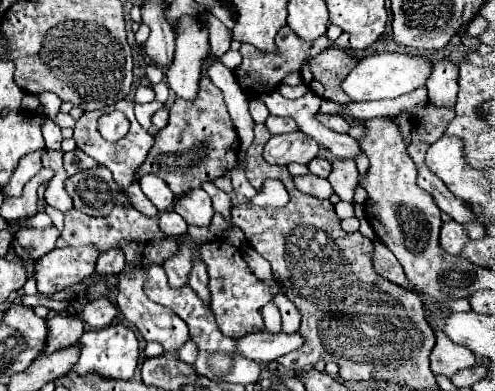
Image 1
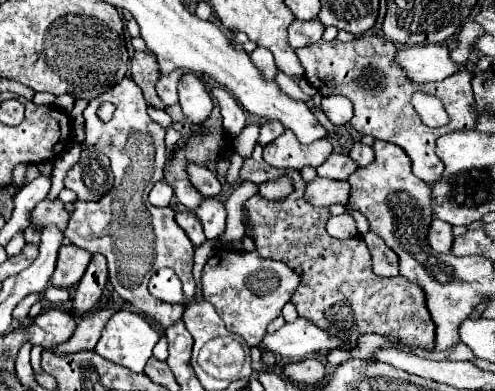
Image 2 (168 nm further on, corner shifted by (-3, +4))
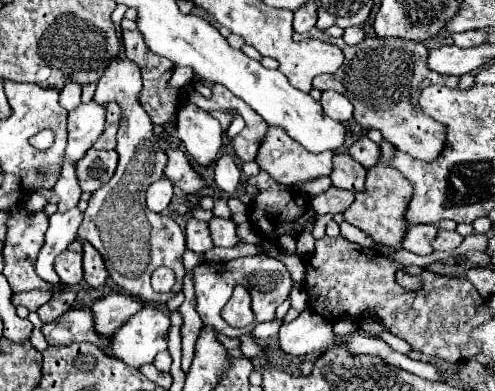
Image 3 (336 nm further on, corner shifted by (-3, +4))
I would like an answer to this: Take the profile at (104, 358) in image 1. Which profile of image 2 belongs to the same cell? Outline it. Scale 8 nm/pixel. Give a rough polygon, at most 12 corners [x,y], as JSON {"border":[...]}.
{"border":[[142,315],[110,317],[94,351],[144,373],[160,333]]}

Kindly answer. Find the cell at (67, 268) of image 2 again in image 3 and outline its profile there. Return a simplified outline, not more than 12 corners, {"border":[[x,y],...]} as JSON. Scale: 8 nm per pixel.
{"border":[[64,251],[54,269],[66,285],[78,285],[84,277],[82,253]]}

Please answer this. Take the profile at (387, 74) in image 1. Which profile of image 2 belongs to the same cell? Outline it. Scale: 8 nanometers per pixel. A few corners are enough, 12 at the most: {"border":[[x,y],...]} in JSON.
{"border":[[444,45],[400,47],[394,65],[410,83],[458,71]]}

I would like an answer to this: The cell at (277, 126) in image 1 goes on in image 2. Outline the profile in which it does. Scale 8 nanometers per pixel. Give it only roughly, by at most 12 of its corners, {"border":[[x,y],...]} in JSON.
{"border":[[280,121],[262,125],[258,143],[266,145],[286,131]]}

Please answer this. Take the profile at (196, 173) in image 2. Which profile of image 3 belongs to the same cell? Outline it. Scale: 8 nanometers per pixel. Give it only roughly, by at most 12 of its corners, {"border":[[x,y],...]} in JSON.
{"border":[[168,147],[164,177],[184,193],[198,193],[204,179],[180,149]]}

